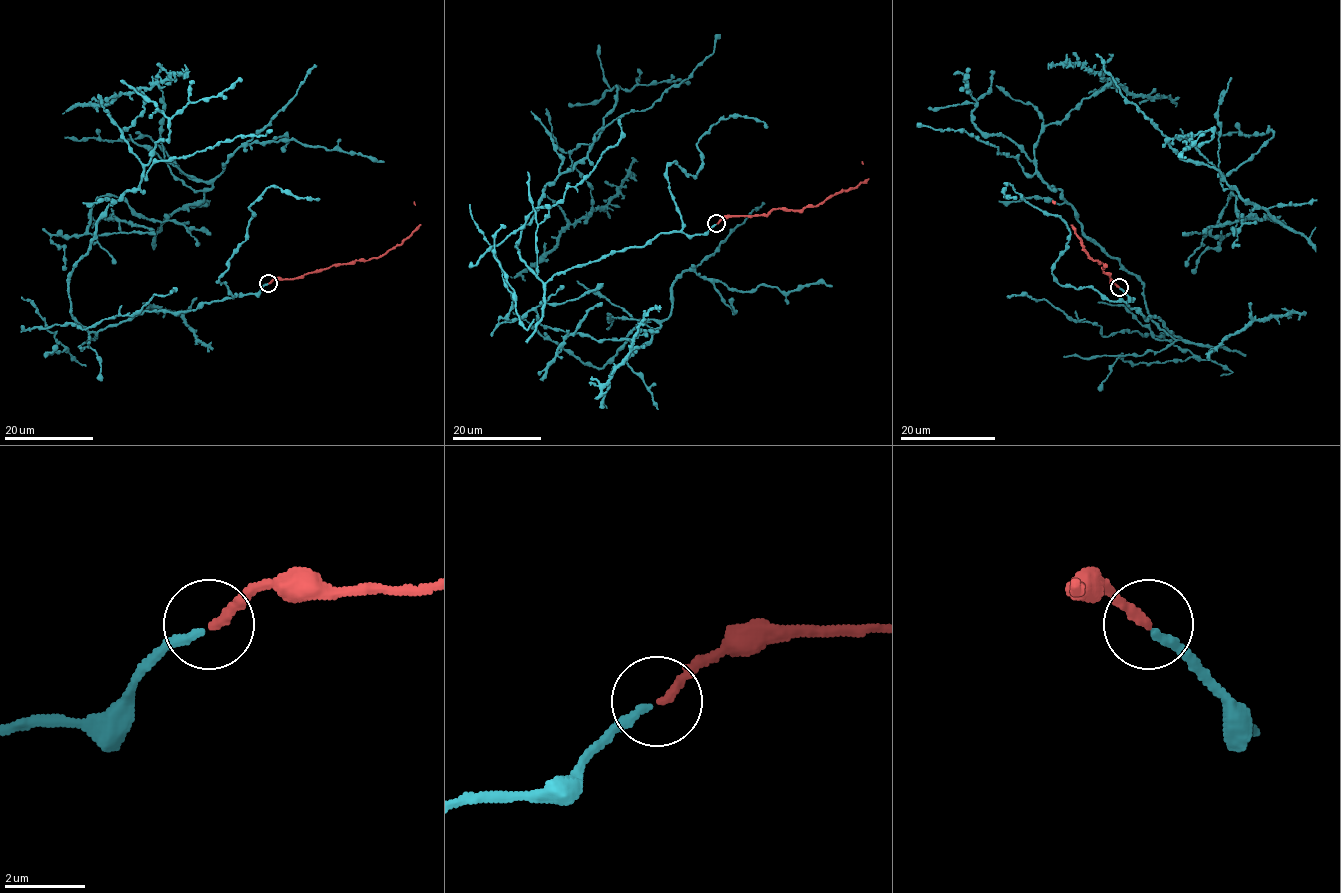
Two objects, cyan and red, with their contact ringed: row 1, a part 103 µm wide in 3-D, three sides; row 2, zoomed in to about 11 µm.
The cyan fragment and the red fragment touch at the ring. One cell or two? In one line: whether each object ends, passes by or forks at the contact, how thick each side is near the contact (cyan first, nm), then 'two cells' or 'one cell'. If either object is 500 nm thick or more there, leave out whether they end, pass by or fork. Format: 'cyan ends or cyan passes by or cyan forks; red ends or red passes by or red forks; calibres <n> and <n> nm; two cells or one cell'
cyan ends; red ends; calibres 200 and 240 nm; one cell

